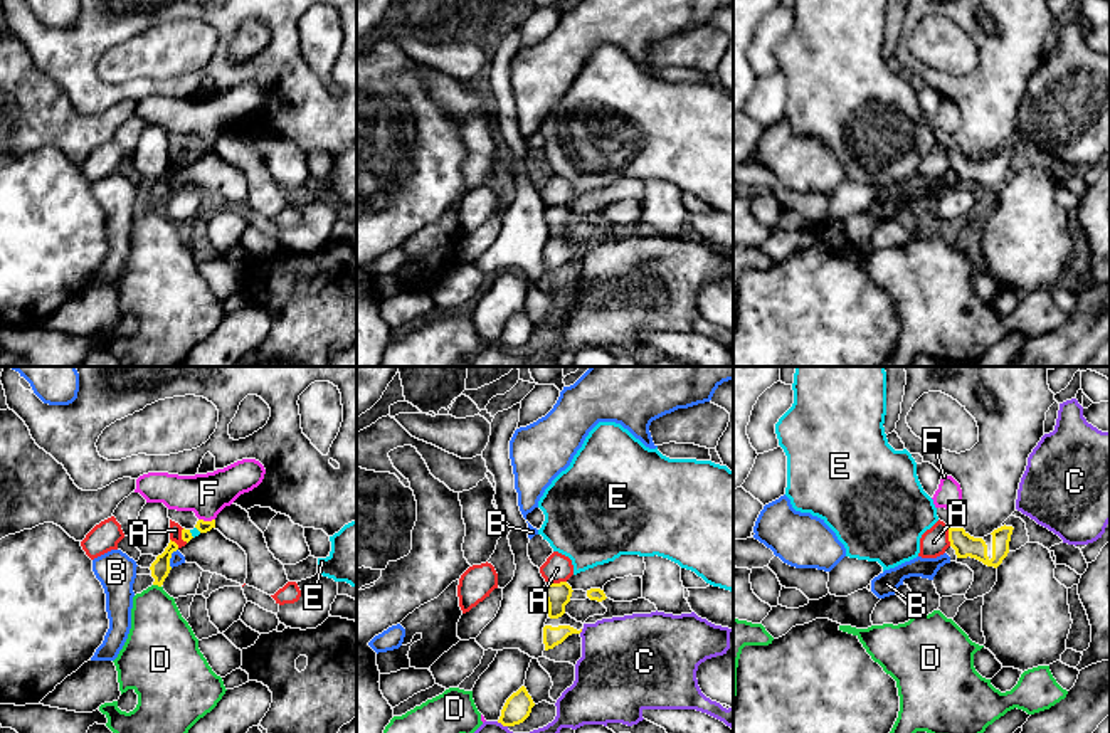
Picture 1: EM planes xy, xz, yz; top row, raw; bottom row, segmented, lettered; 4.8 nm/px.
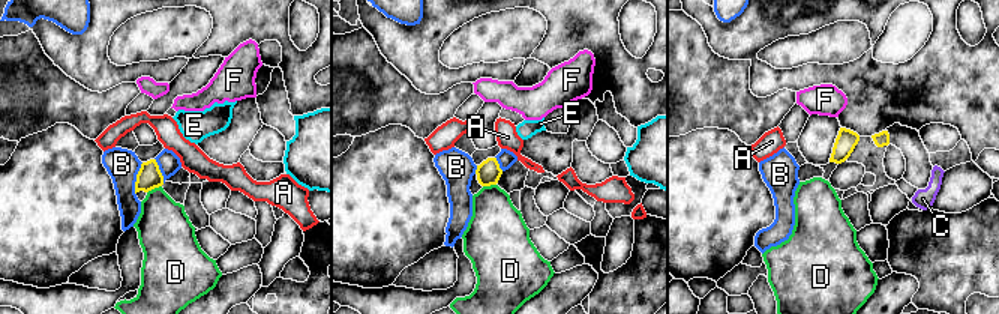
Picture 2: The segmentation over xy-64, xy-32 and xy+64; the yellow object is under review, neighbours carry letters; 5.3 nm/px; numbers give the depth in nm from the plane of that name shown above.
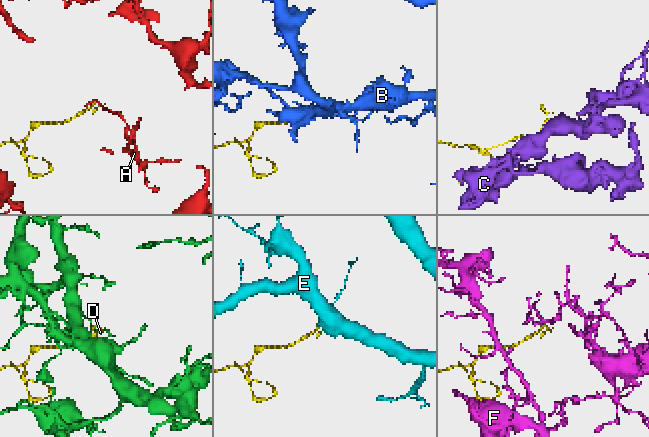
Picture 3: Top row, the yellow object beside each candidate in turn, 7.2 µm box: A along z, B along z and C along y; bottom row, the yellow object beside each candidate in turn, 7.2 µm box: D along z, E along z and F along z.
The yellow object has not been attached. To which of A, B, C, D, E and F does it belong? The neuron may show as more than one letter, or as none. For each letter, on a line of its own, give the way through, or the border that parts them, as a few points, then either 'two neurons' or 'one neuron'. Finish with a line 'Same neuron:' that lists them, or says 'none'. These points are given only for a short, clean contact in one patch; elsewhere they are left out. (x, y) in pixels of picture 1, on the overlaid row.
A: two neurons
B: two neurons
C: two neurons
D: two neurons
E: border xy (189, 530), (194, 537); two neurons
F: one neuron
Same neuron: F

